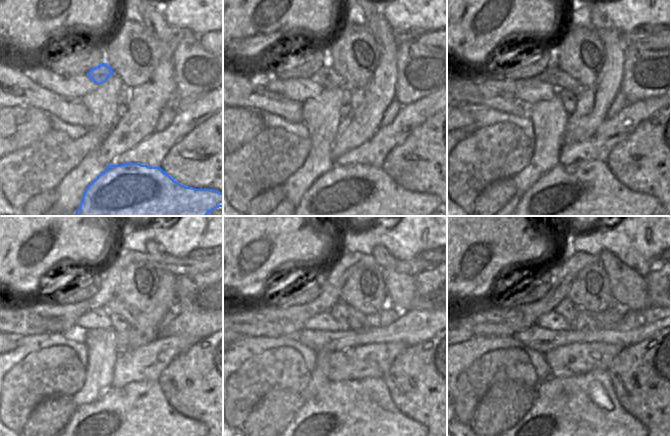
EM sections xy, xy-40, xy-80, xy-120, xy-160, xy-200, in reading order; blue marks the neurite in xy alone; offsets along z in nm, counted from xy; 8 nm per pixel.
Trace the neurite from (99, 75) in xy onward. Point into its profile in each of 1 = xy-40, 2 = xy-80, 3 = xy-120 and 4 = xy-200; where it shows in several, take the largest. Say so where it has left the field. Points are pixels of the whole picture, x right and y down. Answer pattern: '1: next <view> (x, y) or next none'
1: next xy-40 (326, 76)
2: next xy-80 (560, 80)
3: next xy-120 (130, 313)
4: next xy-200 (584, 321)

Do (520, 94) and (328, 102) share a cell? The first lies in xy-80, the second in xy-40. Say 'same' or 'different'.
different

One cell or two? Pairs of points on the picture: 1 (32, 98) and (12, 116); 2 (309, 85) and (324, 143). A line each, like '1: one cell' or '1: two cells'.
1: two cells
2: two cells

